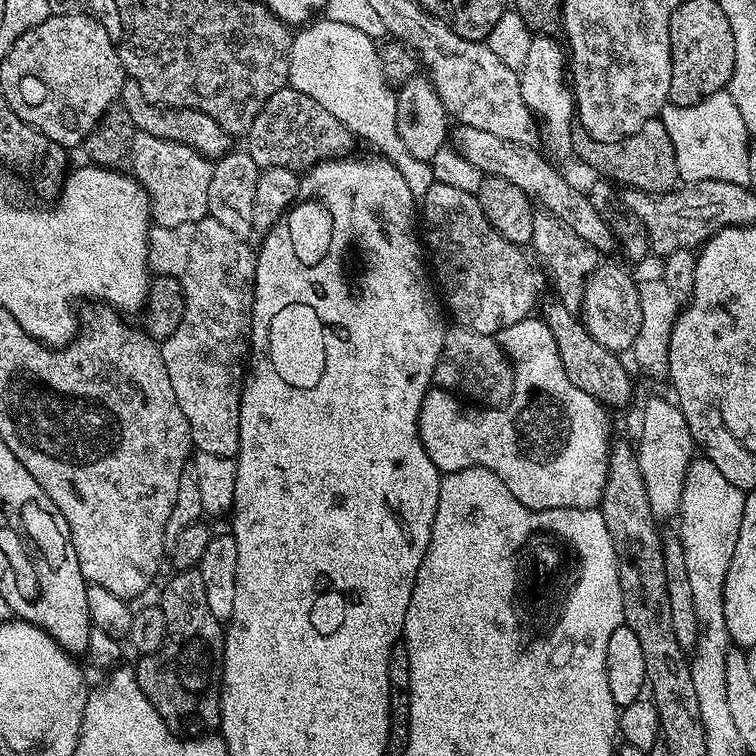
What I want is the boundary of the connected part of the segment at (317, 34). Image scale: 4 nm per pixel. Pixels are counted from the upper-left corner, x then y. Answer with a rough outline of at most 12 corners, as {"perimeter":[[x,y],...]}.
{"perimeter":[[327,18],[293,35],[288,84],[378,142],[394,99],[369,33]]}

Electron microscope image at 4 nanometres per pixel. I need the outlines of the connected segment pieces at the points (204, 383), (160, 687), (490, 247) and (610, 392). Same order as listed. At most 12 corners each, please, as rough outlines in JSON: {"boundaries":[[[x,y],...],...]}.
{"boundaries":[[[205,218],[148,233],[186,310],[160,344],[196,452],[235,457],[256,252]],[[196,568],[163,585],[136,681],[184,738],[220,727],[225,625]],[[433,182],[422,240],[459,327],[495,337],[533,315],[521,245],[474,192]],[[559,299],[538,312],[578,390],[609,409],[632,376]]]}

